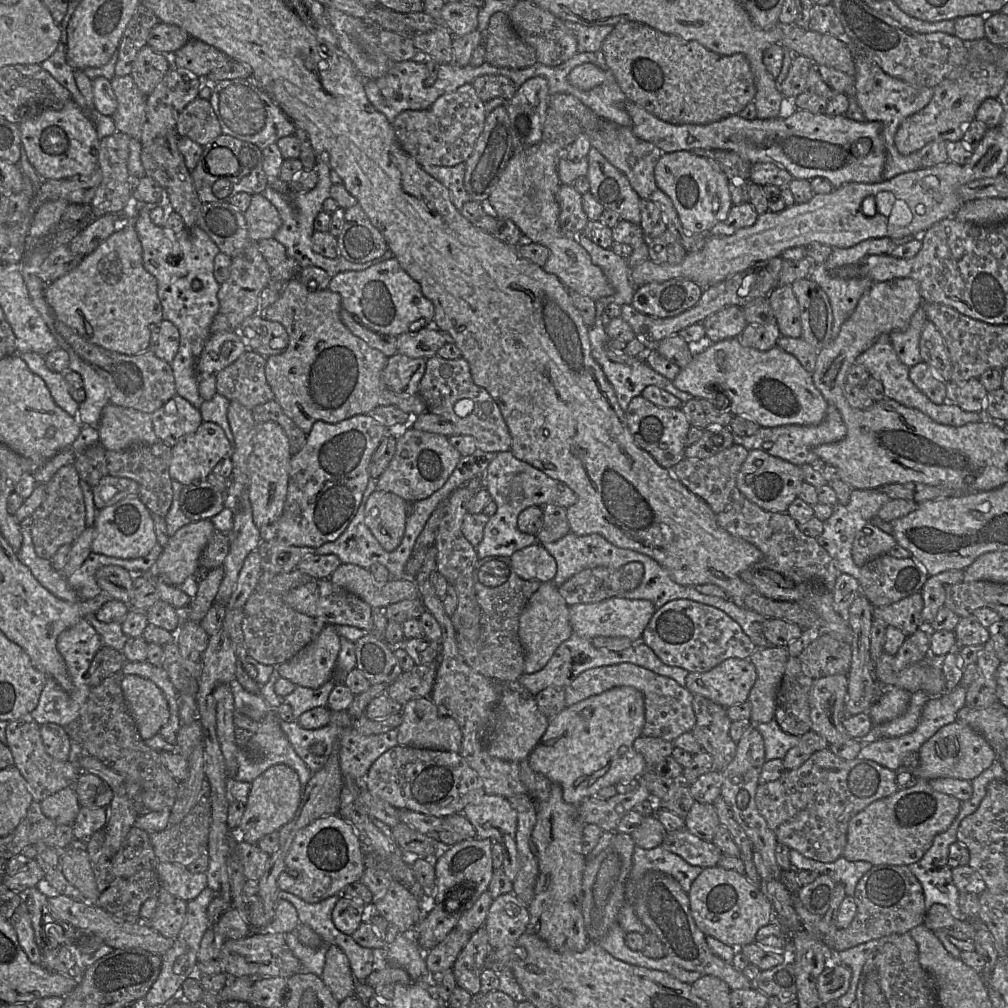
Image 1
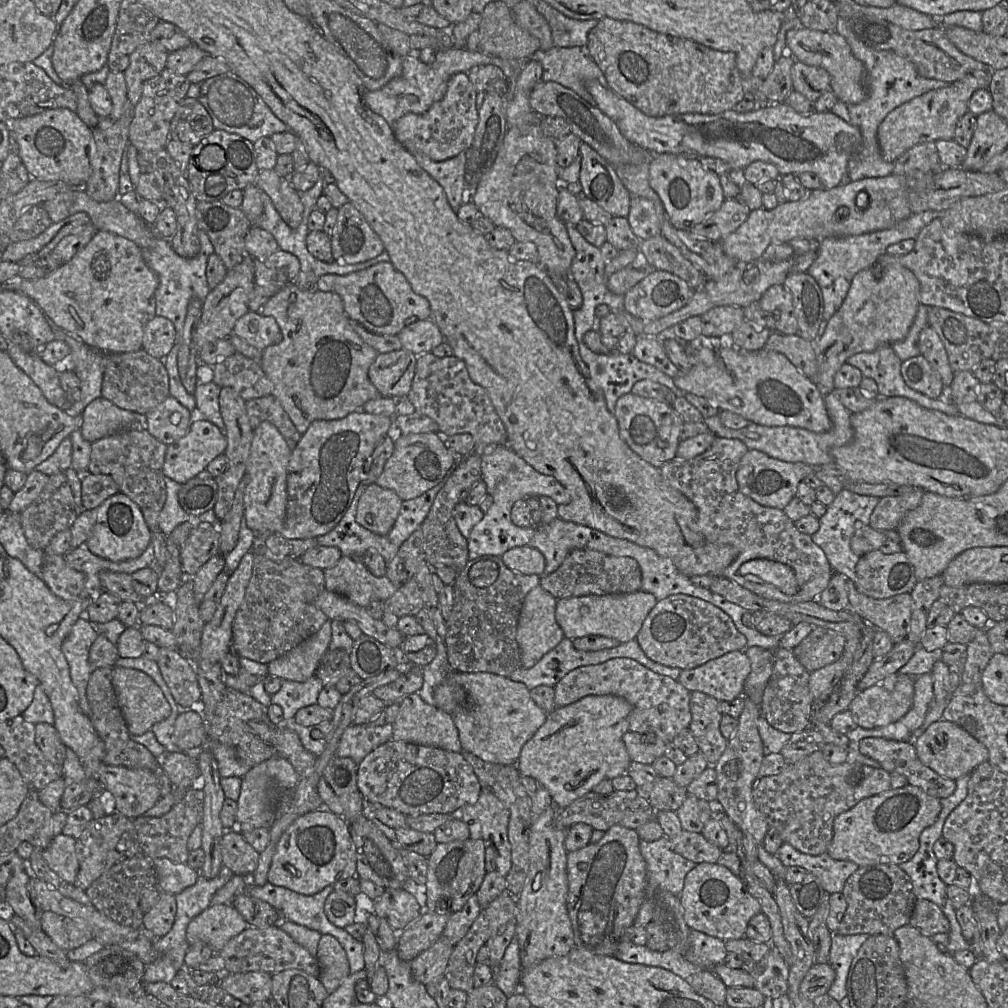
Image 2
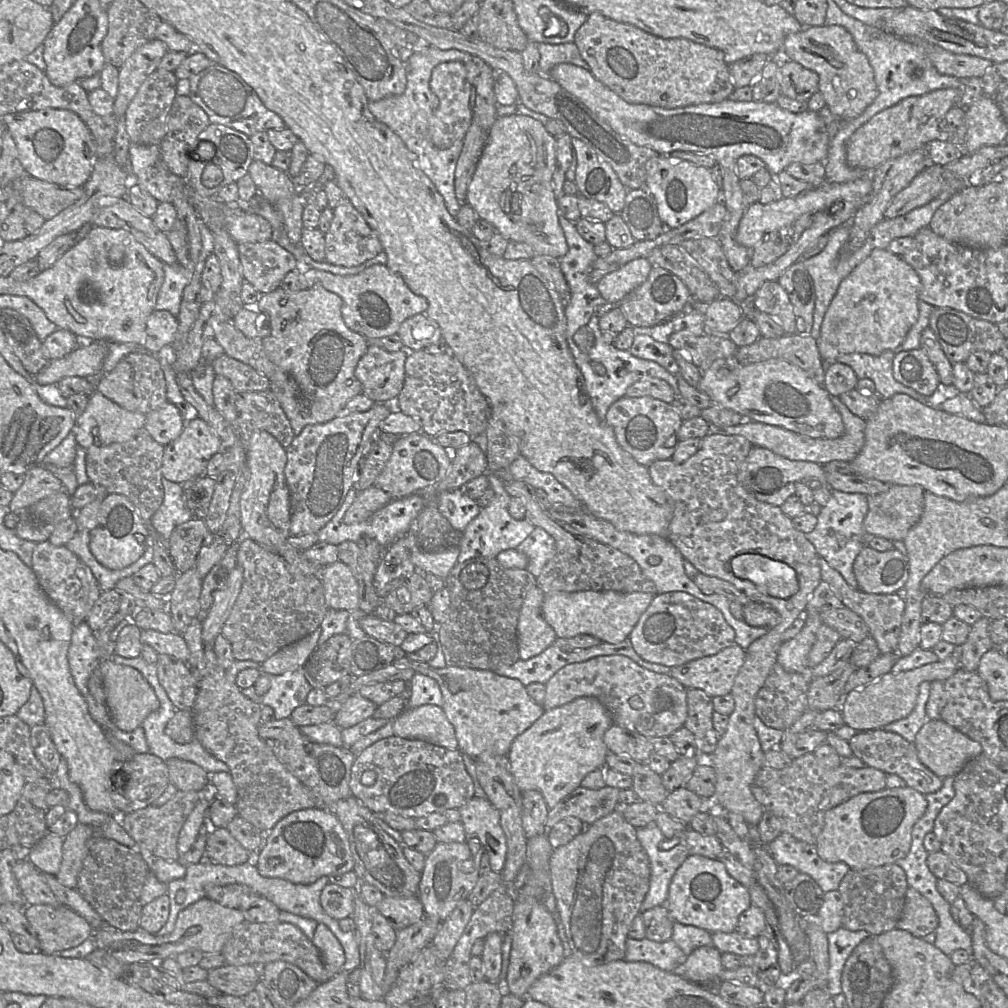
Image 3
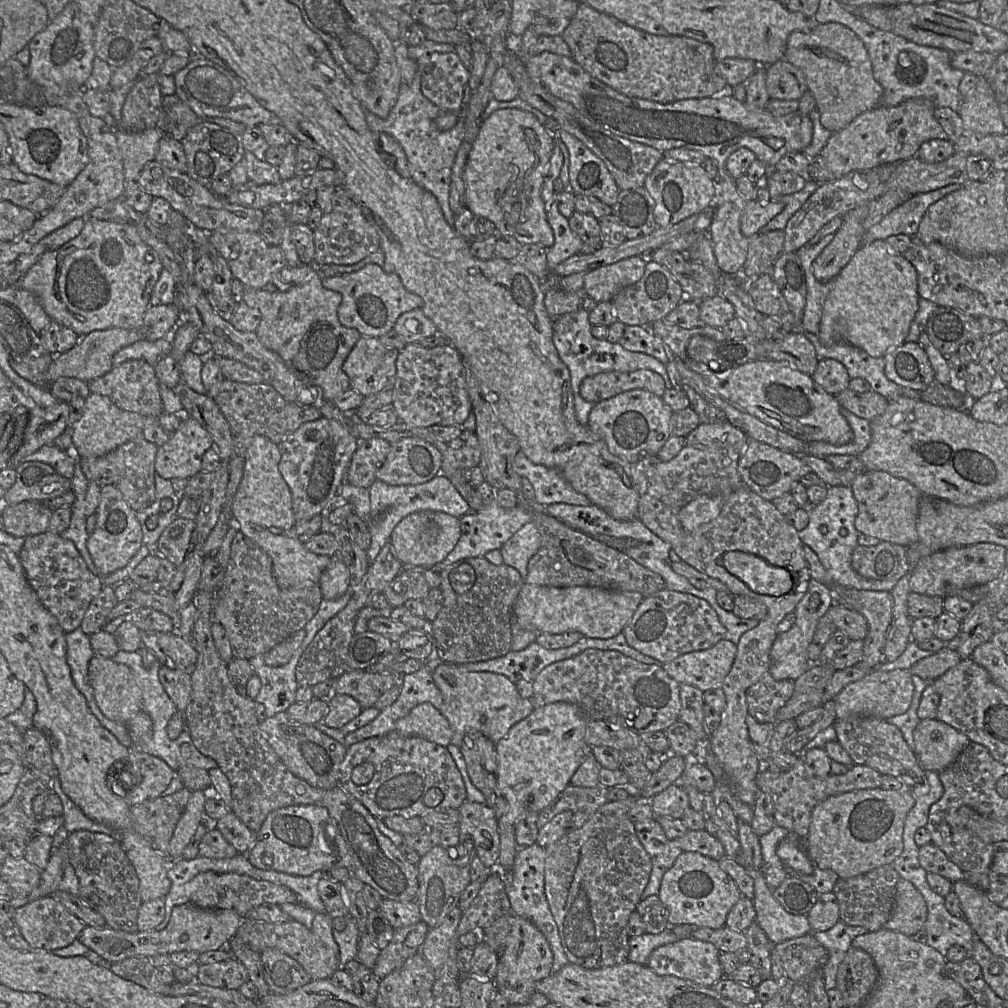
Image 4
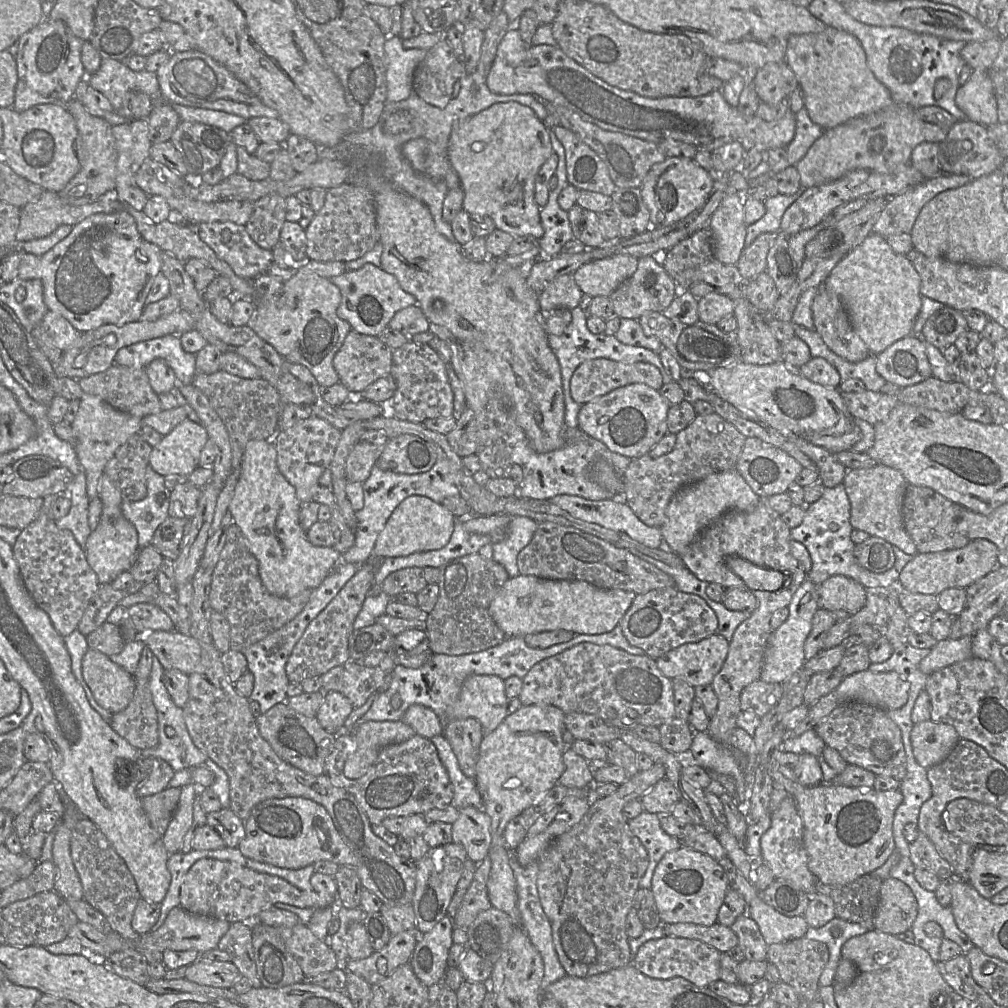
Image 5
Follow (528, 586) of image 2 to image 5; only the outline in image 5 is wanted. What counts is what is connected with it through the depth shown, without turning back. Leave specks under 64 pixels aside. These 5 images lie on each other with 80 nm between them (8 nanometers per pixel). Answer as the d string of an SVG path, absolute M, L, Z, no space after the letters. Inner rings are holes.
M478 553L456 558L439 568L439 596L433 610L425 615L426 633L433 654L459 656L484 651L501 644L506 634L498 627L488 608L510 578L506 569Z

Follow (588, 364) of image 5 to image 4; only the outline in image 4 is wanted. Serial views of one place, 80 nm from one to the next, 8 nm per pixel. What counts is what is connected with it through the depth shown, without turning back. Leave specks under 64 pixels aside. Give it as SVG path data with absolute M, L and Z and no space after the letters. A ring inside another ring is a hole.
M648 369L633 372L607 371L584 378L579 394L588 402L598 403L633 389L644 389L662 397L666 384L661 375Z

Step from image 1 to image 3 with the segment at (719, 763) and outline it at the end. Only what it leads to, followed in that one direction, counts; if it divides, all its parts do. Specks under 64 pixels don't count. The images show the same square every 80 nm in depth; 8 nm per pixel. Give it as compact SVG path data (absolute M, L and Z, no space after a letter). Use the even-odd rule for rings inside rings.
M687 689L687 719L684 726L696 738L697 749L710 755L716 747L720 736L712 723L714 712L712 698L701 689Z

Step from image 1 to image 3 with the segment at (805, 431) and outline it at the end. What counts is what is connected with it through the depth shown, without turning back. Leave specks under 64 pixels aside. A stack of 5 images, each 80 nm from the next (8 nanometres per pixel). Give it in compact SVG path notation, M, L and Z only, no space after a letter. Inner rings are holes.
M831 396L831 401L839 412L845 426L844 434L836 439L810 438L784 428L768 425L760 422L748 421L735 426L718 428L709 424L711 433L722 433L729 435L741 435L745 437L752 446L766 448L775 454L789 460L809 461L825 465L831 461L851 462L859 454L865 443L866 420L853 414L840 400L839 396Z

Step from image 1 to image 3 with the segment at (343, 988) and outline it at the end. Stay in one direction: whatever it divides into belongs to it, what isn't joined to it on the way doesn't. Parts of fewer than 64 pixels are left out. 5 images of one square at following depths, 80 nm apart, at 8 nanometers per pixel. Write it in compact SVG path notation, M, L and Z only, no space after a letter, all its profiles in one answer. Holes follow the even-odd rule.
M317 924L313 943L321 953L328 980L343 971L345 963L343 947L326 925Z

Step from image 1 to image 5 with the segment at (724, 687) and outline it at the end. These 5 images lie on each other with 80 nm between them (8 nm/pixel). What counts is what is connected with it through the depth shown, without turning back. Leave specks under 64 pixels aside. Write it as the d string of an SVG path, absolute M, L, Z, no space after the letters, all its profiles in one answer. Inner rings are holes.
M716 633L699 642L686 643L674 648L656 659L661 673L669 679L679 678L693 687L711 685L721 670L729 651L729 641Z

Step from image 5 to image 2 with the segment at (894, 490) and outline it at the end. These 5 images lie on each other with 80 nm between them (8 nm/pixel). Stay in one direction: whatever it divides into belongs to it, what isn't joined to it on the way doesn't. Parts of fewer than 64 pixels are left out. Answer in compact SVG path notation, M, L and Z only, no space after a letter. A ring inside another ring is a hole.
M916 488L906 494L880 498L870 516L869 526L878 531L896 530L904 516L920 505L924 492Z

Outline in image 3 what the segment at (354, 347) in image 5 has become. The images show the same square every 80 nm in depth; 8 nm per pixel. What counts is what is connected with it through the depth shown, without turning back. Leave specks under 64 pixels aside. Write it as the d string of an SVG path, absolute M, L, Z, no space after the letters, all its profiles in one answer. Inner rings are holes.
M369 345L355 368L362 394L375 403L394 403L405 380L407 350L386 351Z

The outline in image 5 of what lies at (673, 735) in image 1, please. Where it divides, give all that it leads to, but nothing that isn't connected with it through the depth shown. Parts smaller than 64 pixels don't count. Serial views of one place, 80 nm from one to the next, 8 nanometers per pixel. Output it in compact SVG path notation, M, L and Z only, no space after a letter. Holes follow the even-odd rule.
M580 643L570 649L567 649L555 656L544 659L531 668L525 678L522 680L522 690L519 696L519 701L522 706L531 706L537 704L547 704L555 706L561 709L565 714L578 712L595 715L607 724L617 727L620 730L632 731L635 725L642 726L655 726L659 727L662 724L668 722L675 717L675 704L674 704L674 693L672 688L671 679L664 676L657 666L656 659L649 657L648 655L632 655L628 652L610 645L598 645L594 643Z

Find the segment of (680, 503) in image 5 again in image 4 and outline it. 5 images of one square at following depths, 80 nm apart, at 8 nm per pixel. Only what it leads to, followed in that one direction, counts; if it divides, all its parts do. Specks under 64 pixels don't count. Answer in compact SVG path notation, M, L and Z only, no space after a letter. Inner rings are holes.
M700 496L680 510L679 521L686 531L695 531L701 525L717 518L723 506L724 500L721 496Z

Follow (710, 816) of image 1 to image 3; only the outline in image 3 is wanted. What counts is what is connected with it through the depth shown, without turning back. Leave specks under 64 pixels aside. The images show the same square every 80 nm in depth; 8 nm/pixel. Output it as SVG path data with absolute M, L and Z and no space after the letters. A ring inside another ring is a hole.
M679 787L669 793L659 805L659 812L665 812L671 817L689 825L691 819L699 812L711 814L711 801L701 799L686 787Z

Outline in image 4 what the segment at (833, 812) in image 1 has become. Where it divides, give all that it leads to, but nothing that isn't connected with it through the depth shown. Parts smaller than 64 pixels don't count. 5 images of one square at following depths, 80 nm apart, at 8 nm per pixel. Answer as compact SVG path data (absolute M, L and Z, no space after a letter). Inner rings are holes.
M802 759L787 770L771 772L767 769L759 771L756 784L760 791L771 795L774 803L774 818L776 825L788 829L800 838L806 839L813 809L827 798L846 792L862 789L875 789L881 786L882 774L865 765L852 764L844 774L829 774L815 777L807 774Z

